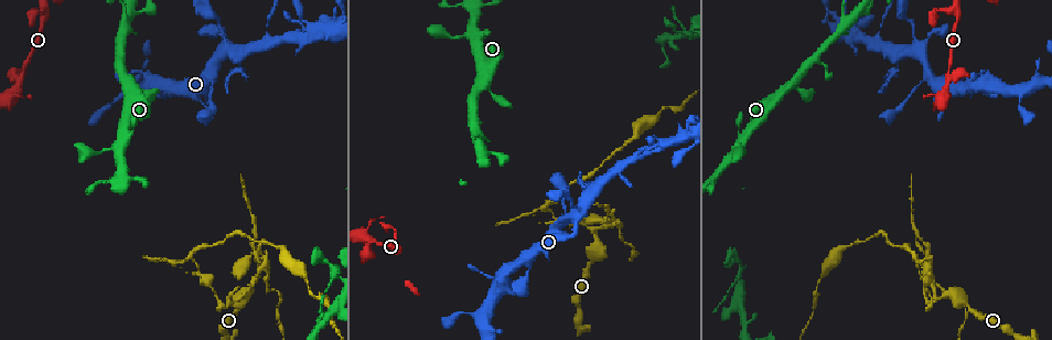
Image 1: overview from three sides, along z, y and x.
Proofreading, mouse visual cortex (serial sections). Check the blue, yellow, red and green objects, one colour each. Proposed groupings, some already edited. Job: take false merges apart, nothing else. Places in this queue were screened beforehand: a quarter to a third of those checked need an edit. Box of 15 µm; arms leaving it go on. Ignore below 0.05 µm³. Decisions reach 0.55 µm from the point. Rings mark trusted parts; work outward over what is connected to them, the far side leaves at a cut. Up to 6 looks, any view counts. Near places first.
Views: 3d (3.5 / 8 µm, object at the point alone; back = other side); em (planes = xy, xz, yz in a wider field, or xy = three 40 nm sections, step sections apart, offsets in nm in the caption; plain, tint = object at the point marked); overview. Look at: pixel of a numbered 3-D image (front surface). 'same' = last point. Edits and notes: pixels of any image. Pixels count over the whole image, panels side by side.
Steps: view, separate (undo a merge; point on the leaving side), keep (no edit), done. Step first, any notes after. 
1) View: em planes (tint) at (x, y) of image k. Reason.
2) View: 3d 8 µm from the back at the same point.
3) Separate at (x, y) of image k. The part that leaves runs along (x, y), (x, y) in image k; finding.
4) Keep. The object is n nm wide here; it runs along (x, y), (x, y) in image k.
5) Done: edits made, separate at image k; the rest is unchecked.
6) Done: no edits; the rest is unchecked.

View: 3d 3.5 µm at (480, 36) of image 1. Small branch off a trunk.

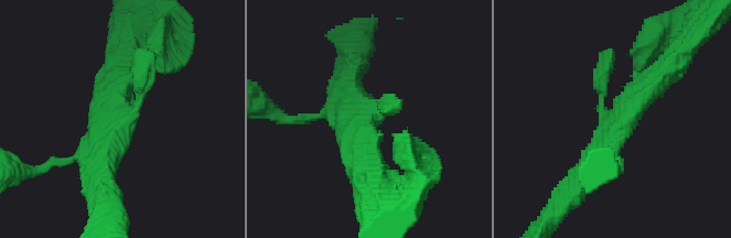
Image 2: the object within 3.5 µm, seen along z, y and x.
View: em xy step 2 (plain) at (355, 114) of image 2.

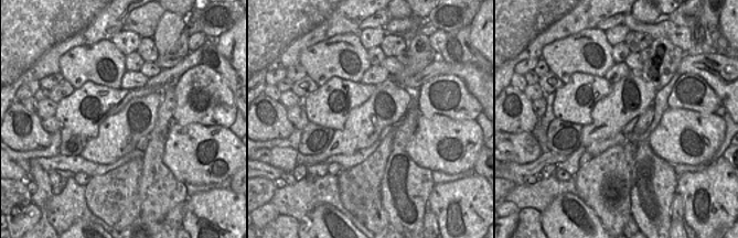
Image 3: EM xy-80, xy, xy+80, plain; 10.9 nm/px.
View: em xy step 2 (tint) at the same point. With the object marked.

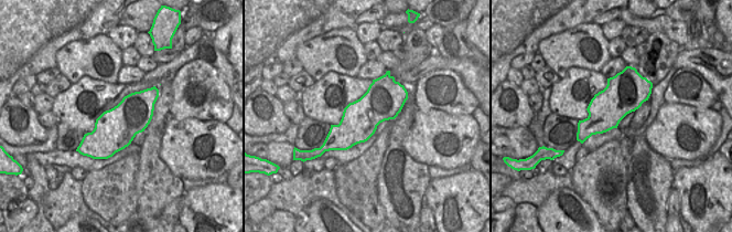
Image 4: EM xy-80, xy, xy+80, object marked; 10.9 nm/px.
Keep. It runs along (659, 76), (625, 110), (569, 195) in image 2; continuous, no second cell.

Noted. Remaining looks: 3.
View: 3d 3.5 µm from the back at (945, 79) of image 1. Abrupt turn.

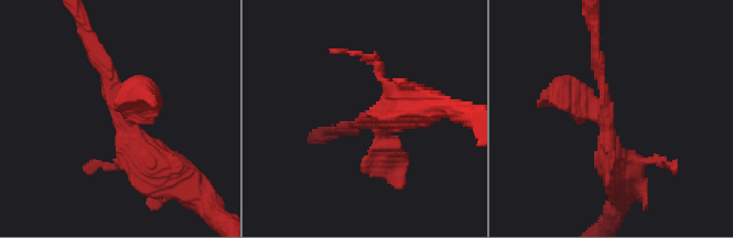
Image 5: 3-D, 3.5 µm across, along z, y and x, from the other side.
View: em planes (tint) at (367, 119) of image 5.

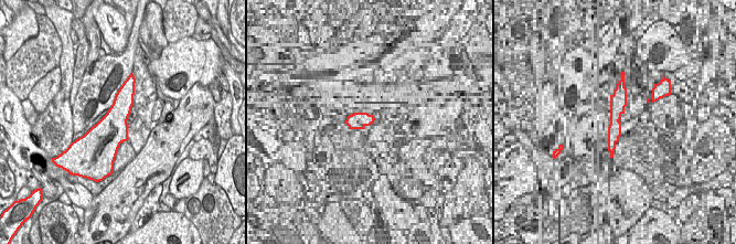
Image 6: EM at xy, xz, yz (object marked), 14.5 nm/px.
Keep. It runs along (93, 45), (124, 123), (164, 168) in image 5; all the same cell.

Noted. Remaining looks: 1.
Done: no edits; the rest is unchecked.

